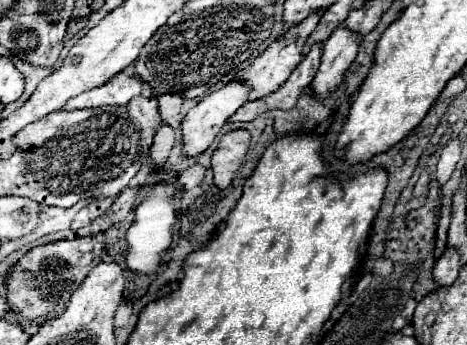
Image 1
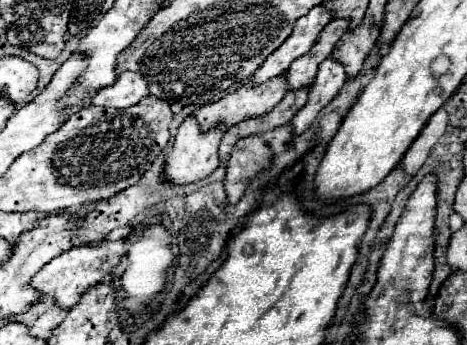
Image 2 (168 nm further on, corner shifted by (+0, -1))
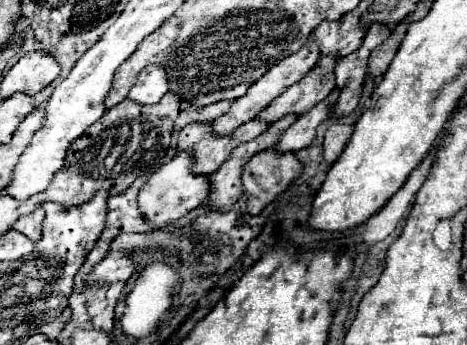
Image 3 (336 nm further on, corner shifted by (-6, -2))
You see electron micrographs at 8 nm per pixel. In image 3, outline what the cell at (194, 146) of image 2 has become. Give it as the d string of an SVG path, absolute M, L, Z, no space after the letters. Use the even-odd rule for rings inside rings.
M177 154L171 162L159 166L147 182L139 190L139 212L153 228L163 228L171 222L177 222L185 214L189 214L193 208L201 206L209 194L209 178L207 176L193 176L191 174L193 158L189 154Z

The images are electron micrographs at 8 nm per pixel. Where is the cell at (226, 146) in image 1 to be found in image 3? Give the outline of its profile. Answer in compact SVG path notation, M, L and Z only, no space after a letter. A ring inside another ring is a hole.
M265 150L255 154L243 172L247 212L253 216L261 214L267 204L271 204L295 178L301 176L301 170L303 164L293 152L277 154L275 150Z

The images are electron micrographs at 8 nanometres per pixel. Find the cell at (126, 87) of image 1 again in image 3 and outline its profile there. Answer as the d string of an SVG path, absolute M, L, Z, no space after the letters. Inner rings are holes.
M147 66L141 70L135 86L131 88L129 96L135 102L141 104L155 104L159 102L165 94L169 92L169 82L167 82L167 70L165 66Z

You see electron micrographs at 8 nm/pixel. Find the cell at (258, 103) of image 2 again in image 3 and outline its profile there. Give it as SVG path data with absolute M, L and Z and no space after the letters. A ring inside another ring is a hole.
M249 120L243 124L239 130L235 130L231 136L215 136L211 132L211 124L189 124L179 132L179 142L177 150L179 152L189 152L193 156L193 174L213 174L219 170L227 158L231 158L231 150L235 146L249 142L251 138L257 138L263 130L267 130L265 122Z

